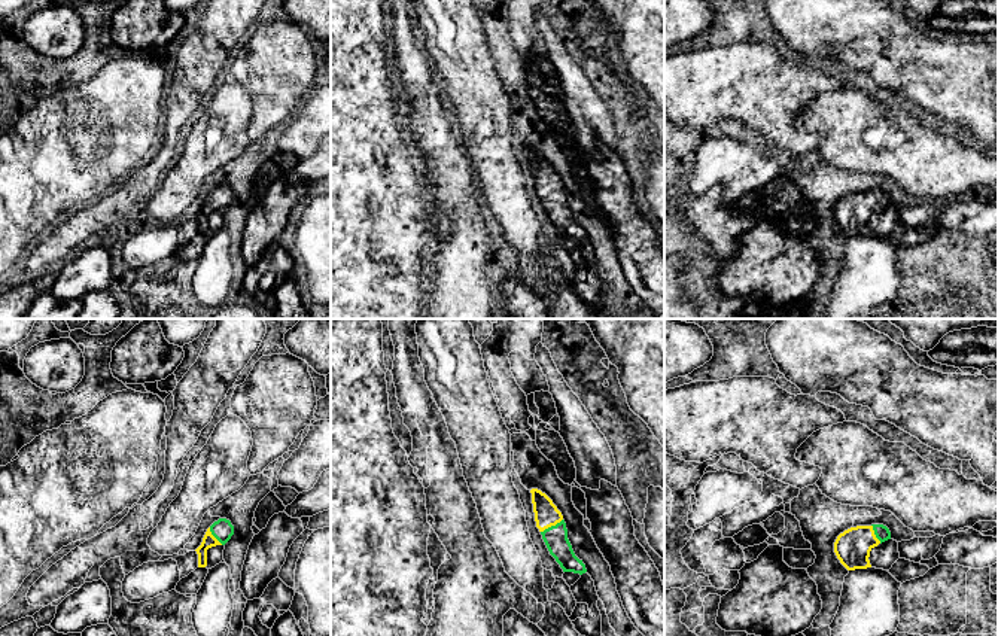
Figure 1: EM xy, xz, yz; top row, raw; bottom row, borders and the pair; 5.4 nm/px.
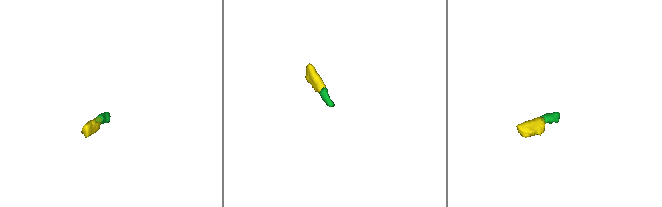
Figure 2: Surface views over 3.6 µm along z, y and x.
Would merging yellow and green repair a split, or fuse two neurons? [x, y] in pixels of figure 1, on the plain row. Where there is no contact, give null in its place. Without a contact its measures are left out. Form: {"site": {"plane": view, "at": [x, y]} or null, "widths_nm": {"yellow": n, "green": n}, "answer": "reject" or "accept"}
{"site": {"plane": "xz", "at": [551, 191]}, "widths_nm": {"yellow": 130, "green": 130}, "answer": "accept"}

